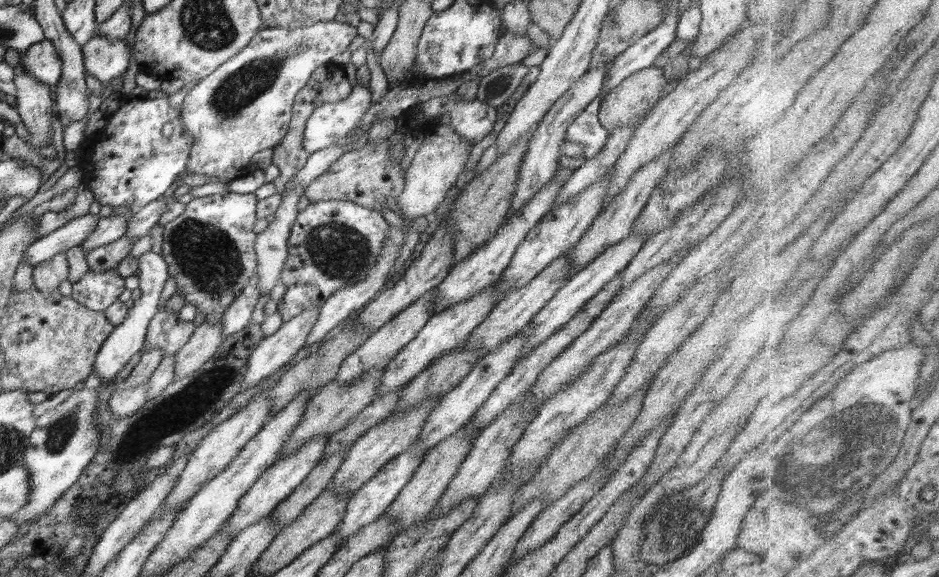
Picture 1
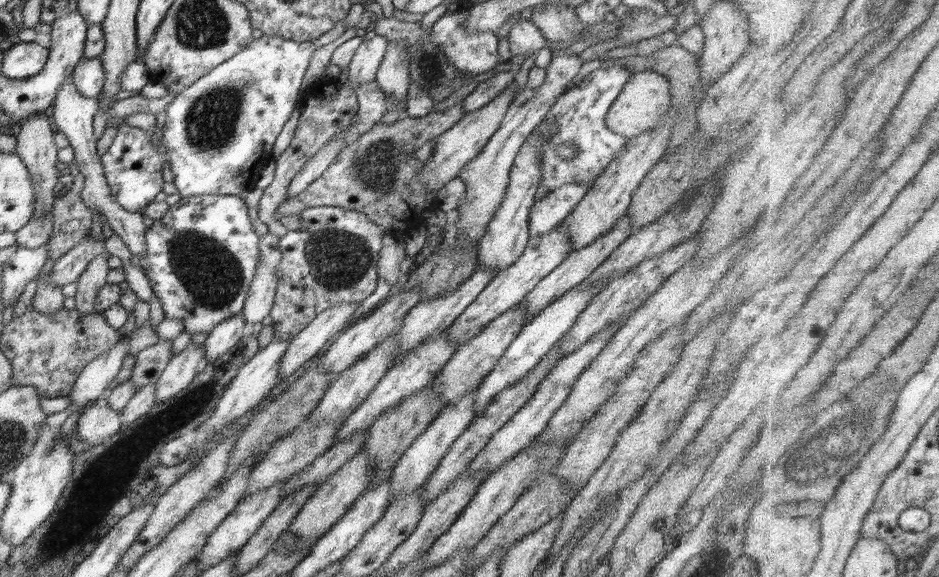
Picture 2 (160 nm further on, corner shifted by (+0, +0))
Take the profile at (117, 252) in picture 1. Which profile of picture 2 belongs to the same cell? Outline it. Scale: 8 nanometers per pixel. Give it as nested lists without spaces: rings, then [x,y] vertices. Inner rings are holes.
[[[105,251],[99,254],[86,267],[86,270],[80,275],[76,283],[75,309],[80,314],[89,314],[89,312],[97,312],[95,305],[96,295],[100,287],[107,282],[107,274],[109,271],[107,260],[111,254]]]

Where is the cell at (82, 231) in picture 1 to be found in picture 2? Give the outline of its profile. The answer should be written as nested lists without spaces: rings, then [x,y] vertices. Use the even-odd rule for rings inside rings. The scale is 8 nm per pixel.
[[[43,244],[36,250],[19,247],[15,255],[3,266],[1,297],[4,307],[17,302],[18,298],[22,296],[26,284],[37,278],[42,266],[49,258],[48,253],[49,244]]]

